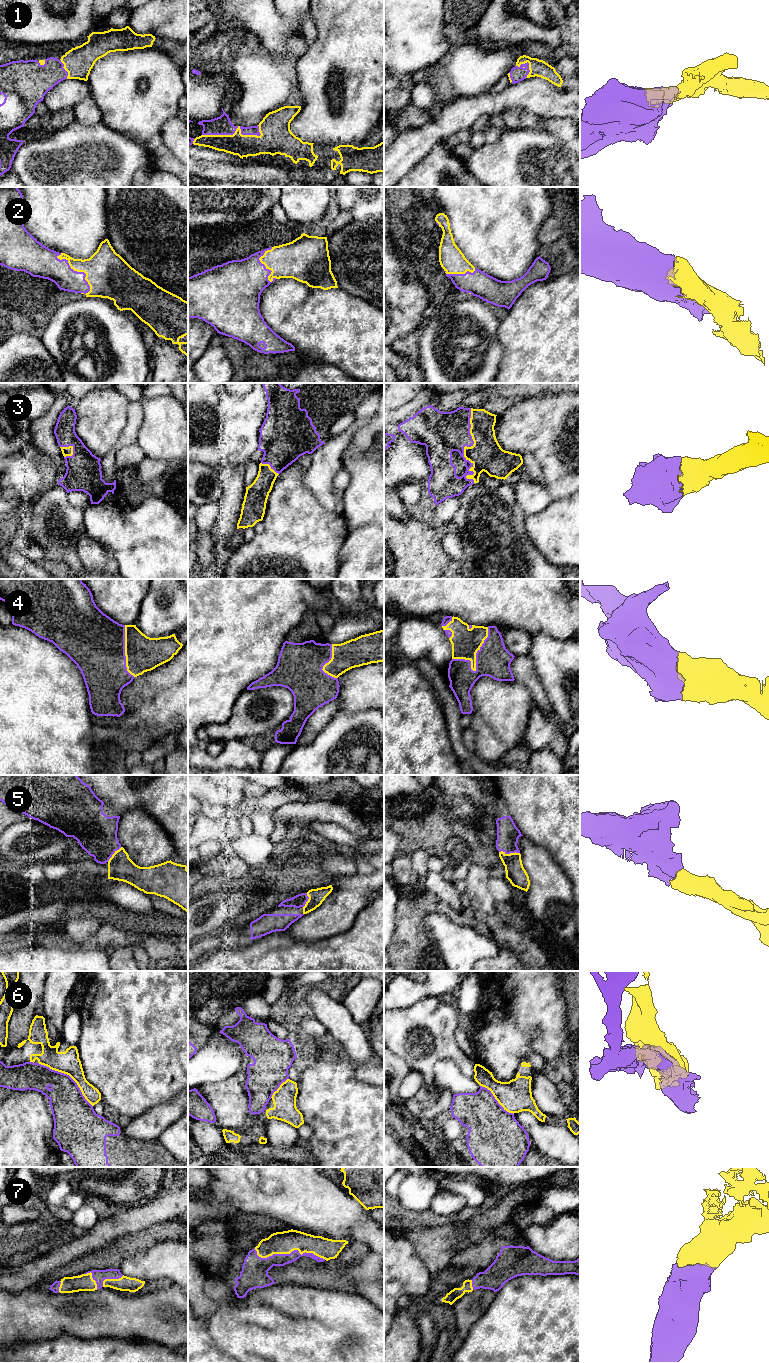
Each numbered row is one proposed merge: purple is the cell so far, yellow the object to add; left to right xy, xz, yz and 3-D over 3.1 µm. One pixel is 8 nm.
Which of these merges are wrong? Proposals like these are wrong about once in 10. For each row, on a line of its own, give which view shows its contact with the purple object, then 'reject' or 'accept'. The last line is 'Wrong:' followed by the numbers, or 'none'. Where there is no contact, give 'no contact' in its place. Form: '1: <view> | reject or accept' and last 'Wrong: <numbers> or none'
1: xz | accept
2: xy | accept
3: yz | accept
4: yz | accept
5: yz | accept
6: xy | reject
7: xz | accept
Wrong: 6

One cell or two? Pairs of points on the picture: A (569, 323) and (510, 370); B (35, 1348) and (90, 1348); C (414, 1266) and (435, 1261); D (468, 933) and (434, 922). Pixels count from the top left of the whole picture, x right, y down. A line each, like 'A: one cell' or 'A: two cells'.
A: one cell
B: one cell
C: two cells
D: one cell

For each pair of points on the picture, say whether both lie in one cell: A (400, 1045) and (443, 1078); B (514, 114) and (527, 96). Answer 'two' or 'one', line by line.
A: two
B: two

